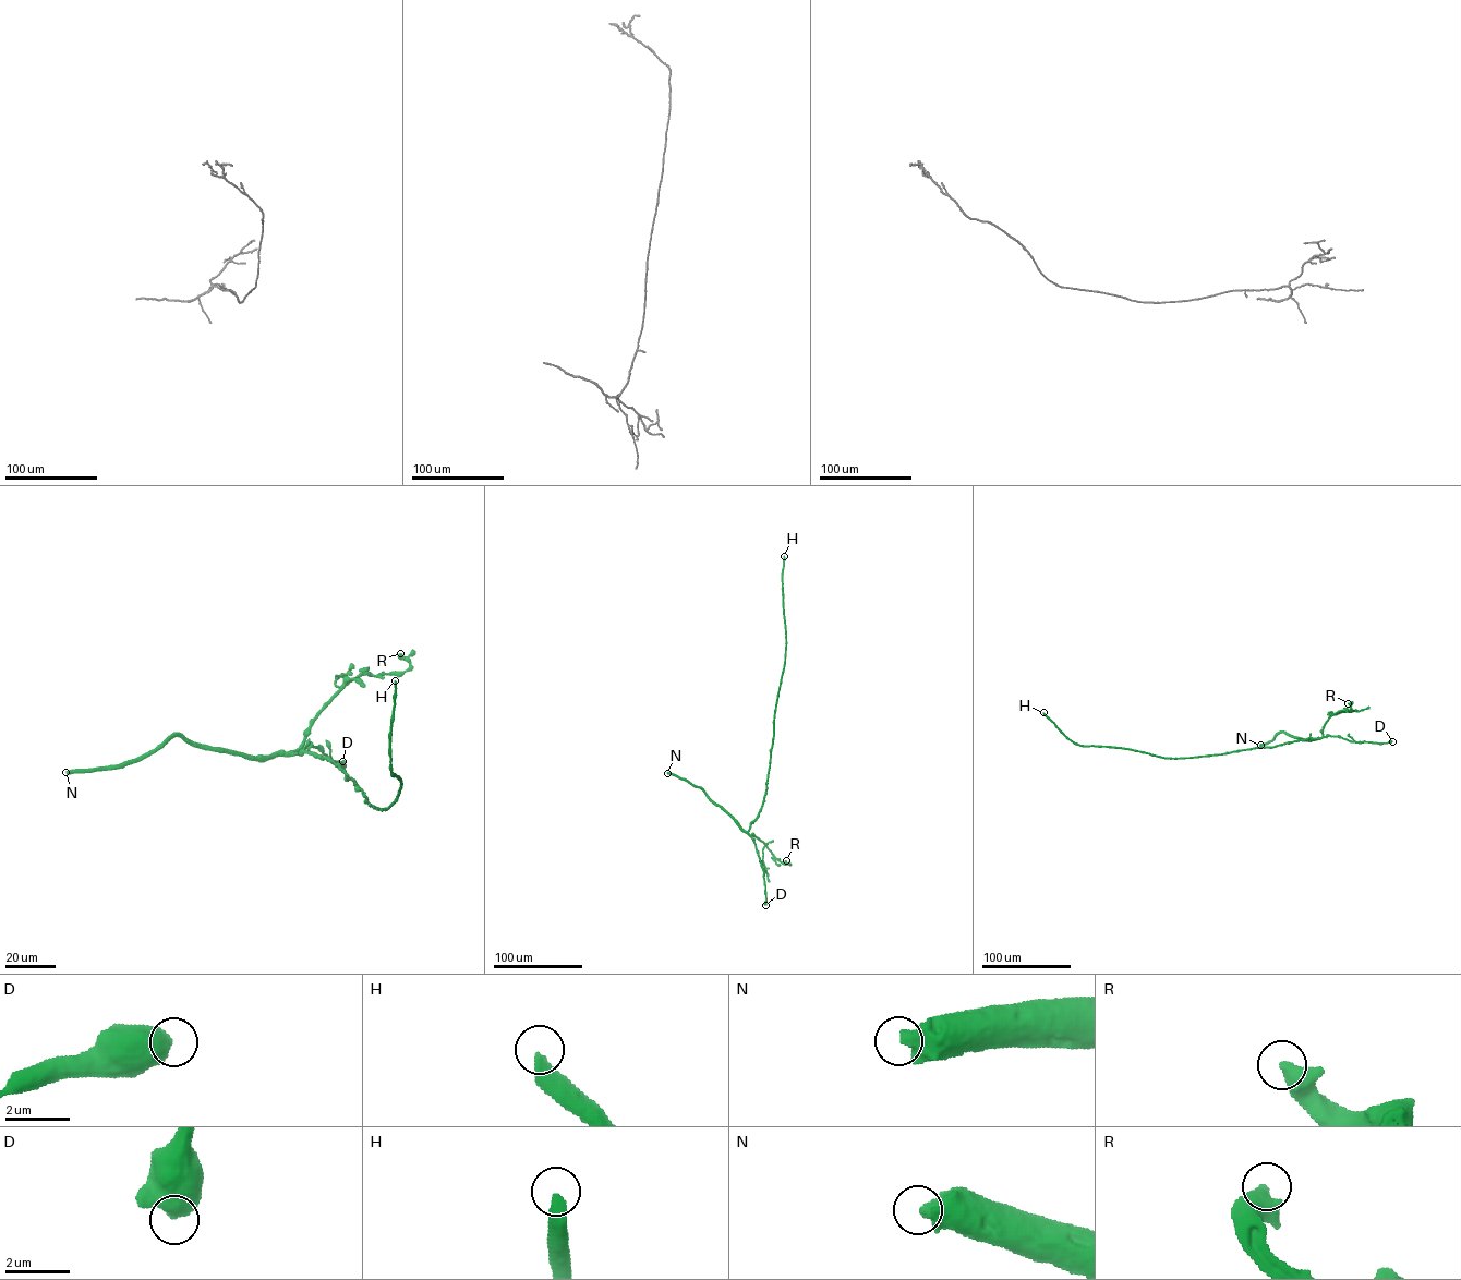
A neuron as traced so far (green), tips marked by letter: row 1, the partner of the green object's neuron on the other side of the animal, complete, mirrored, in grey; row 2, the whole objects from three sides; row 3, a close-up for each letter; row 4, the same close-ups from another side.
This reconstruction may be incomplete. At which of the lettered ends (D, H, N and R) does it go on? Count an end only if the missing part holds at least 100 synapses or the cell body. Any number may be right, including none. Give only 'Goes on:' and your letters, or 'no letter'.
Goes on: H

